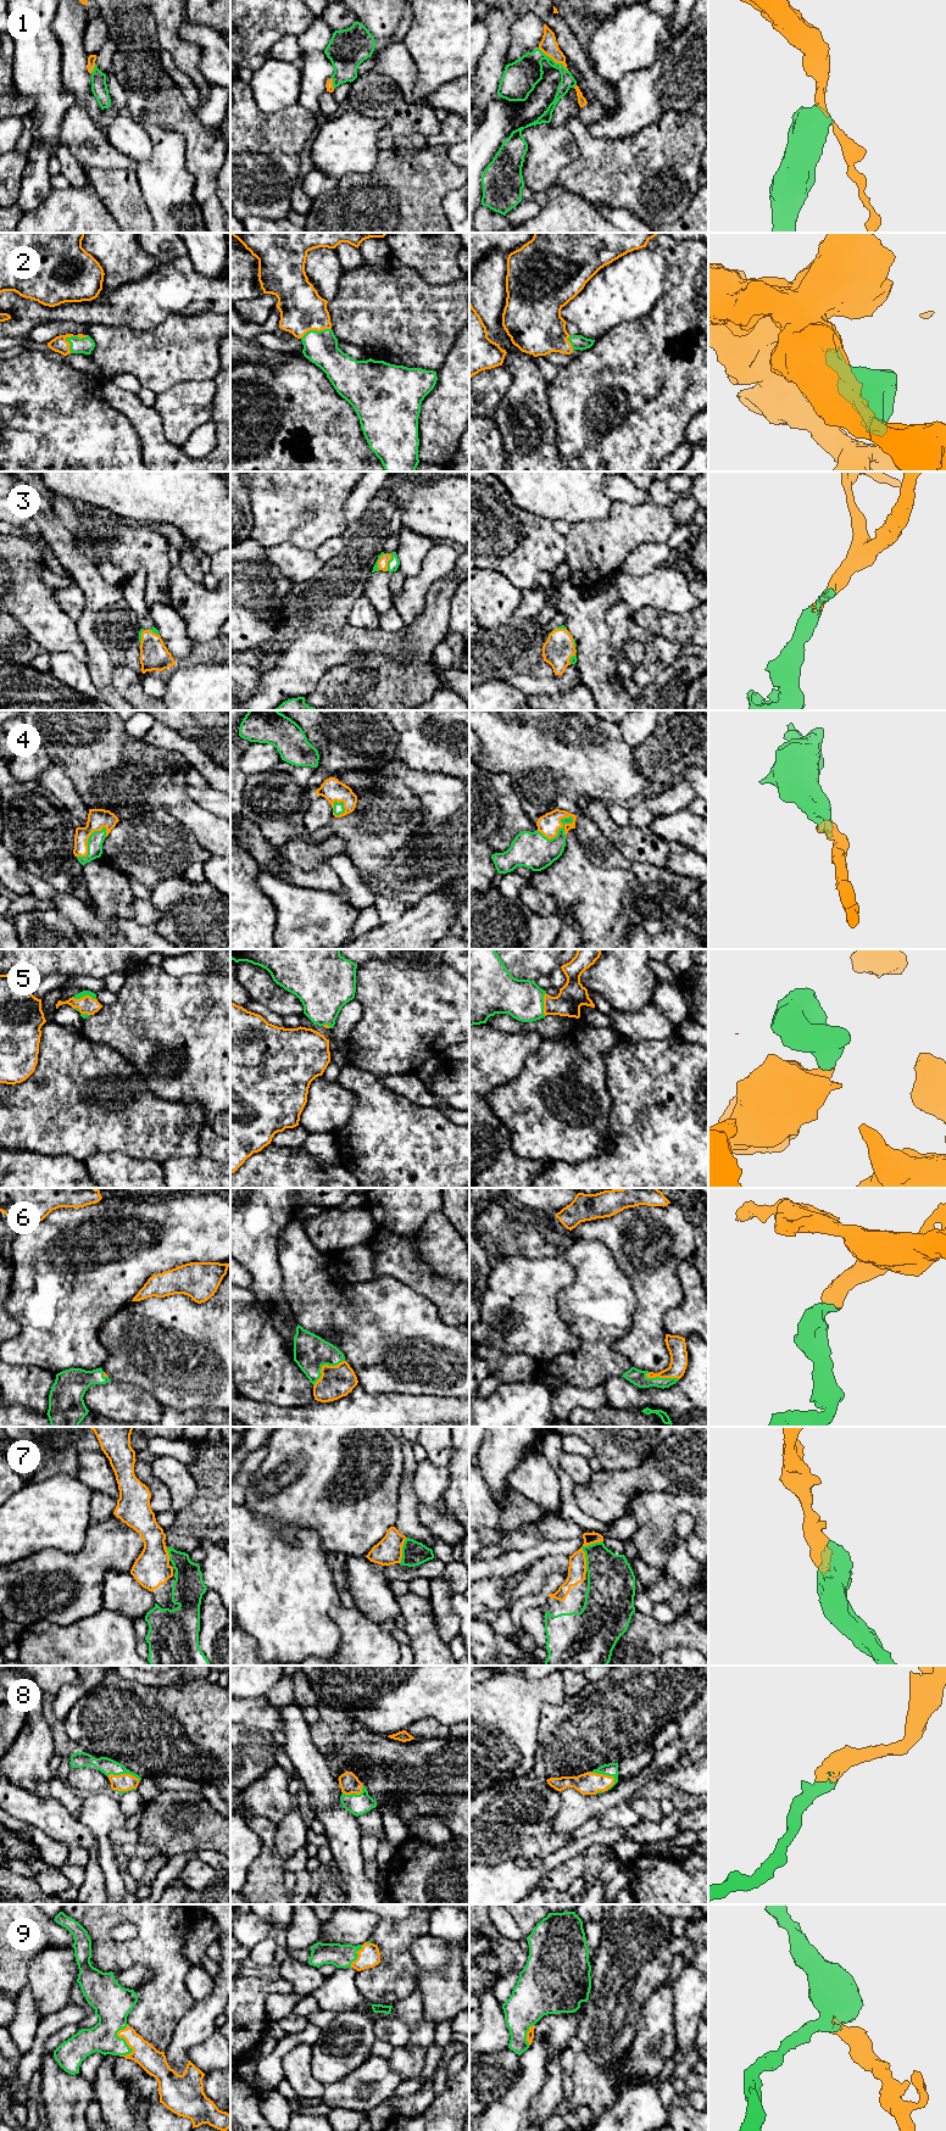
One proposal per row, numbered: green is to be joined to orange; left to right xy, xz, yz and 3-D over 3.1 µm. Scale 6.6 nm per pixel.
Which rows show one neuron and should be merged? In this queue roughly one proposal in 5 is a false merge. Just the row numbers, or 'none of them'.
1, 2, 3, 4, 5, 6, 7, 8, 9

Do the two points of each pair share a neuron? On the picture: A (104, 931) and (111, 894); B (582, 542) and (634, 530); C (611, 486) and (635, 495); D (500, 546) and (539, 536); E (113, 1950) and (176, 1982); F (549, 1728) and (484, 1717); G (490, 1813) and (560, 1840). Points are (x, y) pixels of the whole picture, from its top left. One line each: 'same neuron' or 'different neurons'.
A: different neurons
B: same neuron
C: same neuron
D: same neuron
E: same neuron
F: different neurons
G: different neurons

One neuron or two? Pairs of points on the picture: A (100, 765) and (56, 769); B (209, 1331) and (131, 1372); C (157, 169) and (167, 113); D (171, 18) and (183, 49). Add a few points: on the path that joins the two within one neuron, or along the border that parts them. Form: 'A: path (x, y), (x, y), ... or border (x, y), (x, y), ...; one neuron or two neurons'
A: border (51, 760), (59, 762), (62, 765), (77, 793); two neurons
B: path (189, 1350), (152, 1350), (150, 1353); one neuron
C: border (143, 126), (177, 130), (183, 137), (185, 148); two neurons
D: path (171, 26), (171, 37), (176, 42); one neuron

